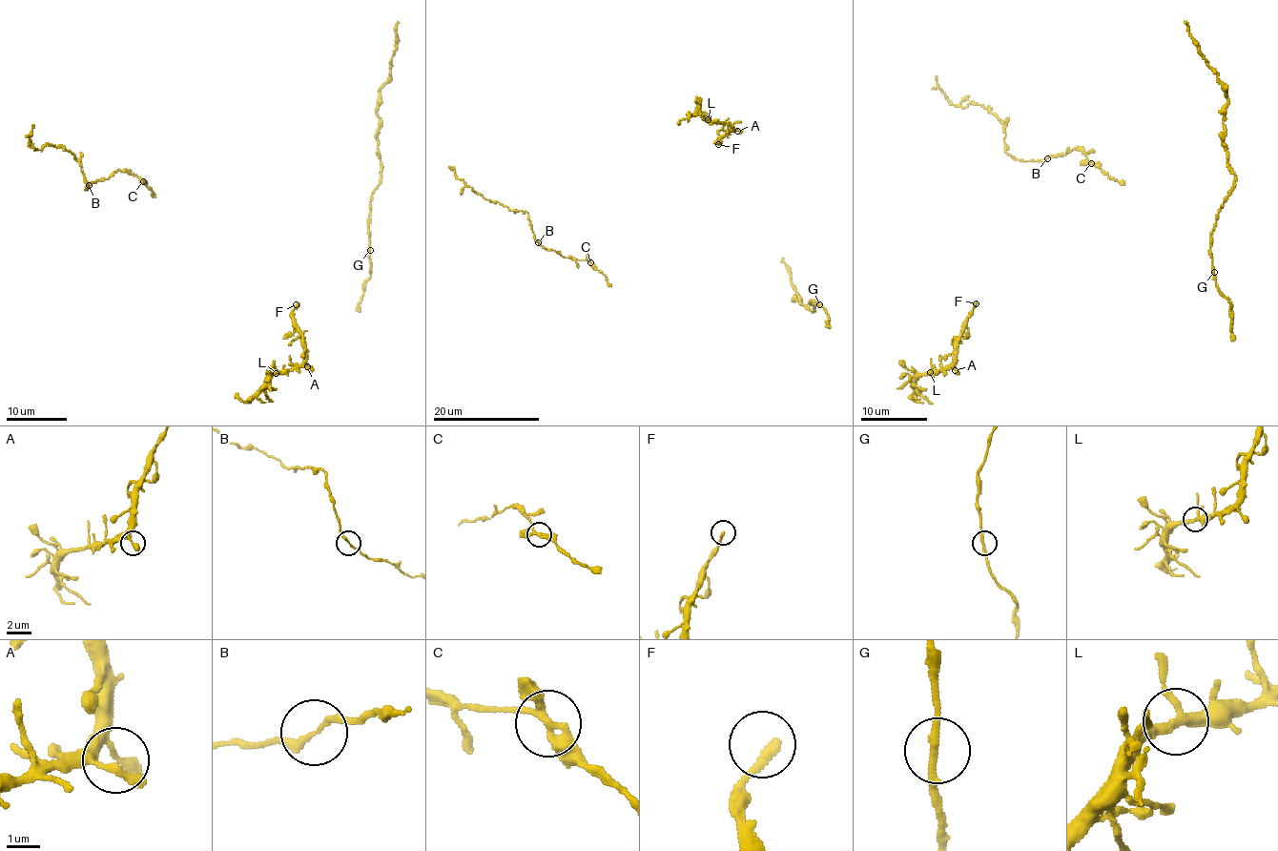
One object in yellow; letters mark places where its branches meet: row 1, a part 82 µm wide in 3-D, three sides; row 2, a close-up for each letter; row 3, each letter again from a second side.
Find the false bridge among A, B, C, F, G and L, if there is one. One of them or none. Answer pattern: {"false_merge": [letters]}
{"false_merge": []}

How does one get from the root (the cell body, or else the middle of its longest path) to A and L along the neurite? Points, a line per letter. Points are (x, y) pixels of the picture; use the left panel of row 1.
A: (298, 302), (293, 312), (294, 326), (303, 343), (307, 366)
L: (298, 302), (293, 317), (294, 326), (303, 343), (304, 359), (300, 365), (276, 373)

